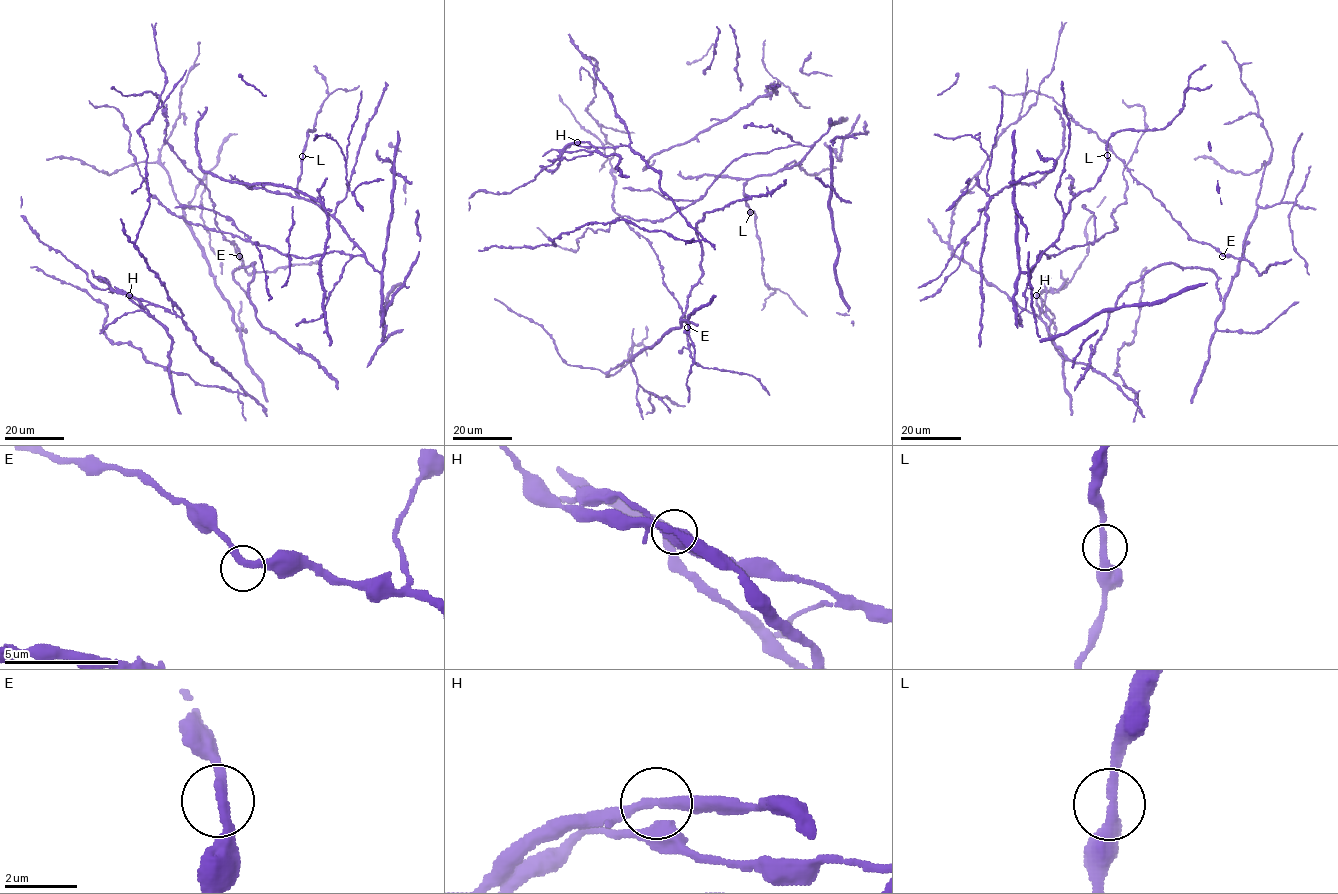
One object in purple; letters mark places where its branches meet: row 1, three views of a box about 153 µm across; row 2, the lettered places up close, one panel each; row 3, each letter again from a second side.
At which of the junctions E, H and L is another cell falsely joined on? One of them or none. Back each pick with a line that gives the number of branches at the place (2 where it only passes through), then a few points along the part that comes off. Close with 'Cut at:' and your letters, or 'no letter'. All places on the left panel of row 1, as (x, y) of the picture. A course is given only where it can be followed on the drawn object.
Cut at: no letter

